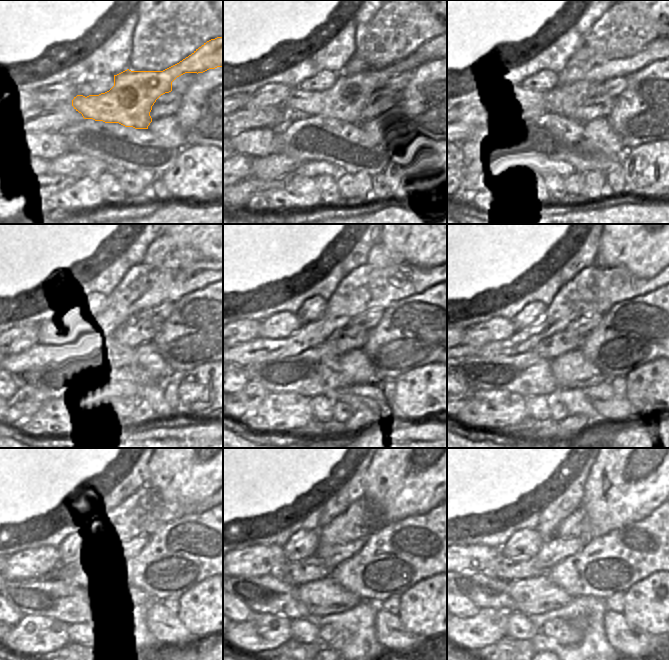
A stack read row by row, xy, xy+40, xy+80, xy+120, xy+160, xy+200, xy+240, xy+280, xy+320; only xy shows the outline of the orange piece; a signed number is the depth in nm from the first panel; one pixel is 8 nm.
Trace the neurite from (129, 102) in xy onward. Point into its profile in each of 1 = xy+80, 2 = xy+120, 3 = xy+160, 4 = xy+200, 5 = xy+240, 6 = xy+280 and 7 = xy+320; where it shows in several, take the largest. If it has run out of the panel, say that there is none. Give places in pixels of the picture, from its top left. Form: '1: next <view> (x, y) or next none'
1: next xy+80 (565, 100)
2: next xy+120 (59, 325)
3: next xy+160 (281, 325)
4: next xy+200 (497, 329)
5: next xy+240 (35, 563)
6: next xy+280 (260, 560)
7: next xy+320 (473, 560)

